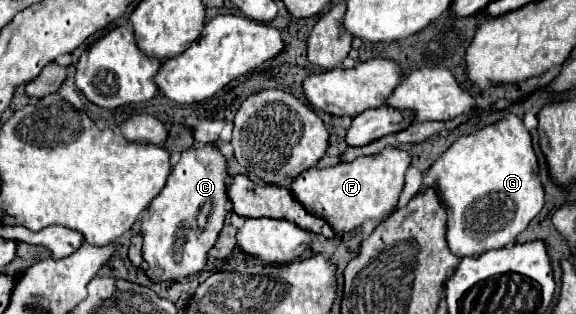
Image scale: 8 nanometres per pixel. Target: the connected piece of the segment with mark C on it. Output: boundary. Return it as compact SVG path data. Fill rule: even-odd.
M204 144L184 150L166 186L142 214L146 274L152 280L178 280L200 272L206 264L208 250L216 244L224 226L228 204L228 162L218 146ZM200 208L208 208L208 220L204 224L200 224Z

